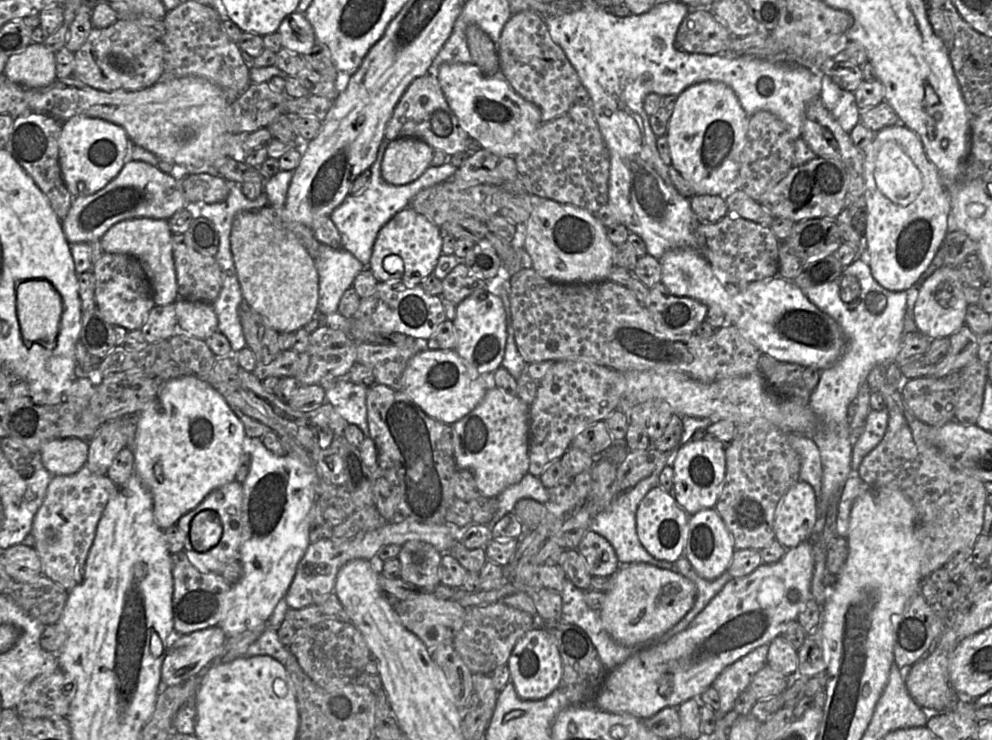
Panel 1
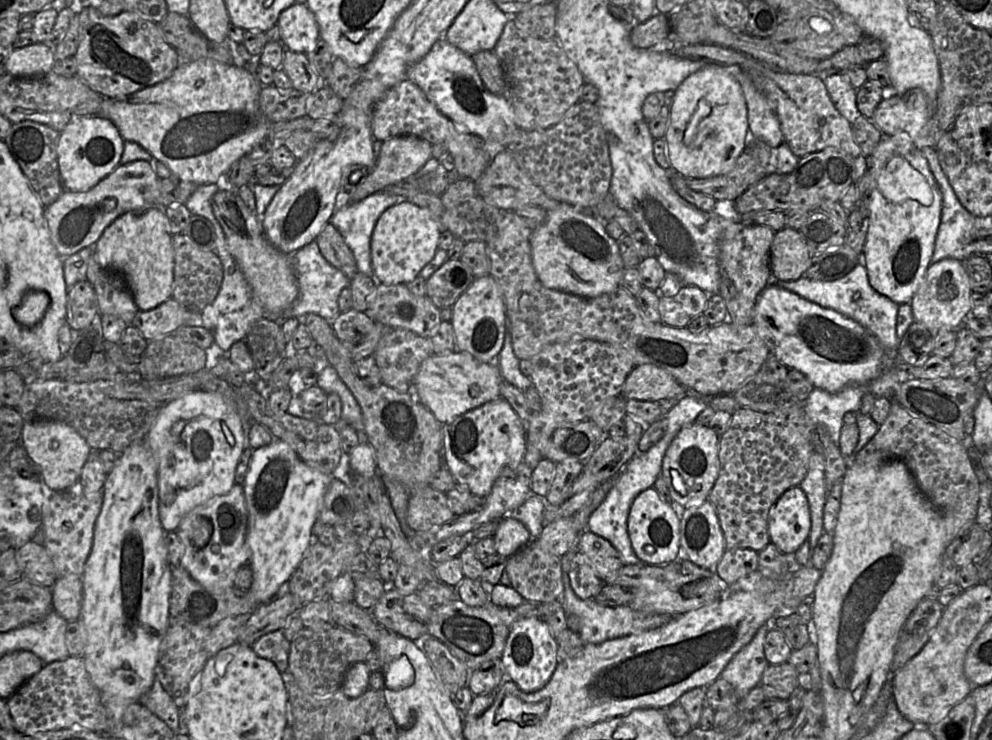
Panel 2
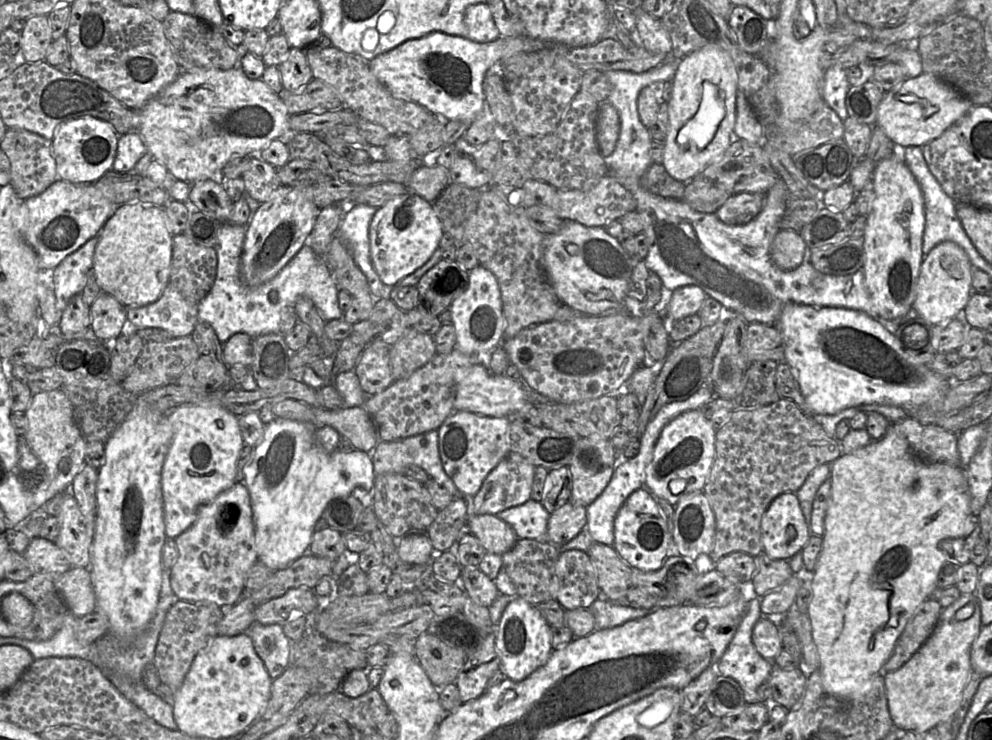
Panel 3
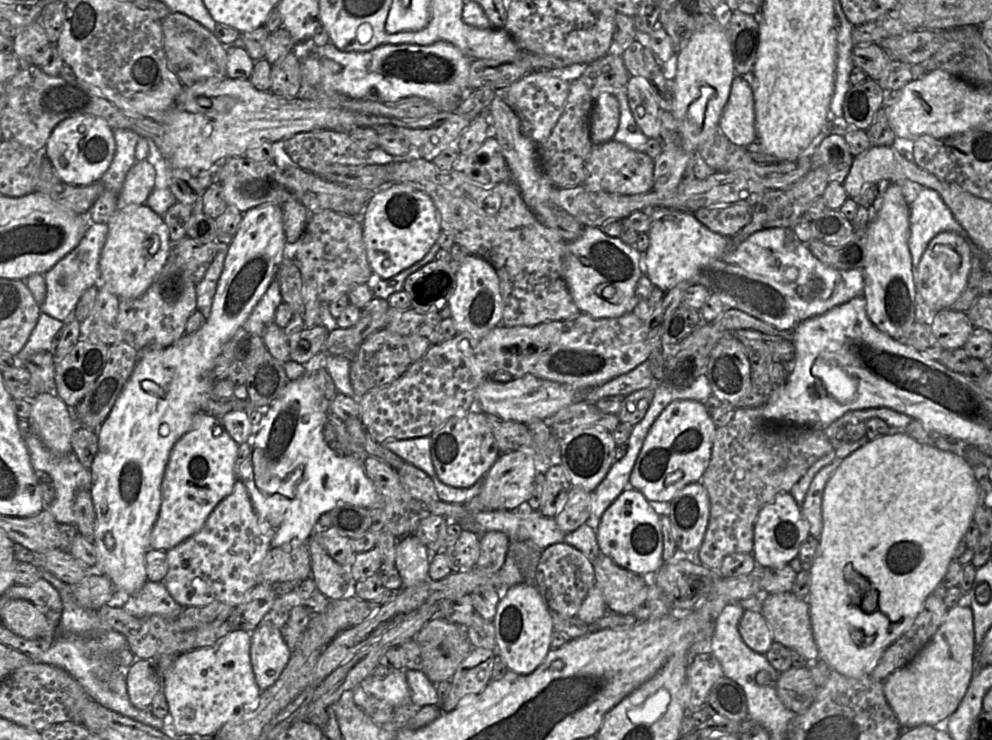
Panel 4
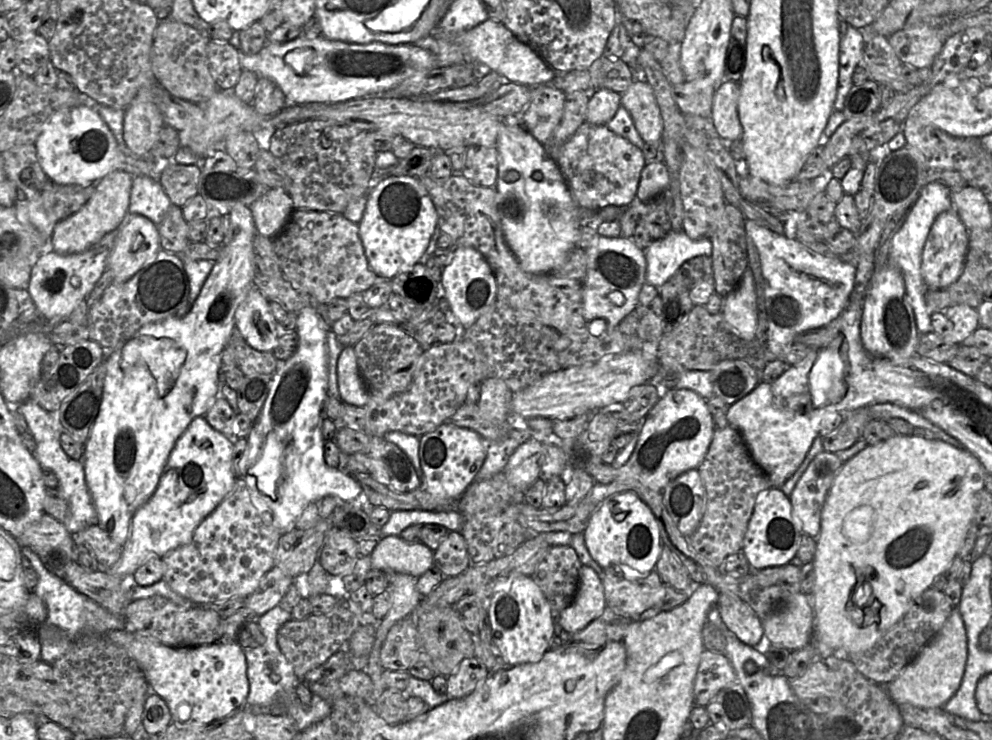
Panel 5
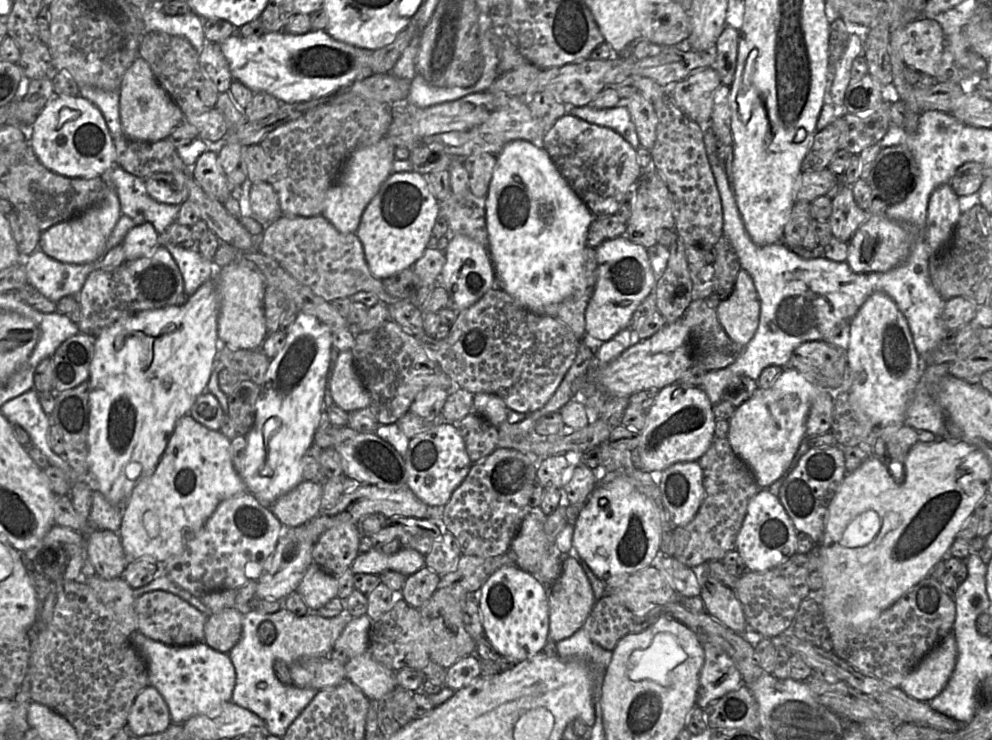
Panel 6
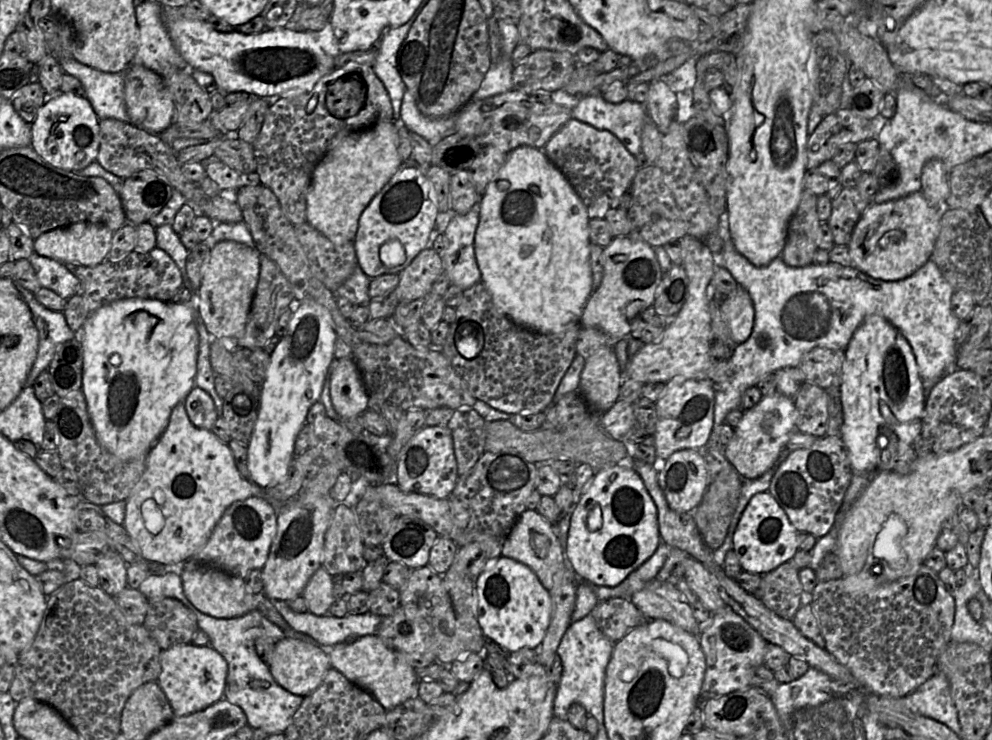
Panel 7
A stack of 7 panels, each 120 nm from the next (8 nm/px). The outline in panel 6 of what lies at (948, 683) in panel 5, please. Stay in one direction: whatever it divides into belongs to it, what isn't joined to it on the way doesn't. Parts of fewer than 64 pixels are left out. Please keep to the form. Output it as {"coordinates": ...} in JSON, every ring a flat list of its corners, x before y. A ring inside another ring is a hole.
{"coordinates":[[952,630,907,674,900,688,916,700,929,702,947,685,957,655,957,642]]}

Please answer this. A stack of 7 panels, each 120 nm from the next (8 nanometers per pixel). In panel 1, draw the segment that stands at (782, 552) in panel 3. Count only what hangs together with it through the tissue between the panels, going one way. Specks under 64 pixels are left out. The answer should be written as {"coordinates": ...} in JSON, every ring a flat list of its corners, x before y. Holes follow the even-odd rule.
{"coordinates":[[798,480,785,493,775,512,775,539,786,549,806,541,817,521,817,498,813,487]]}

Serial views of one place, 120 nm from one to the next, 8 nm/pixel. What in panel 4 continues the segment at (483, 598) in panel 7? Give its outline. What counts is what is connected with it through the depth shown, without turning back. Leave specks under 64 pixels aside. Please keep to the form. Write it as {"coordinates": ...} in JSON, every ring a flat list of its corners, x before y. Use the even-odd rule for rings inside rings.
{"coordinates":[[521,583,510,587,501,595,493,620,496,638,496,654,508,669,519,675,534,672,544,661,551,649,553,623,535,585]]}

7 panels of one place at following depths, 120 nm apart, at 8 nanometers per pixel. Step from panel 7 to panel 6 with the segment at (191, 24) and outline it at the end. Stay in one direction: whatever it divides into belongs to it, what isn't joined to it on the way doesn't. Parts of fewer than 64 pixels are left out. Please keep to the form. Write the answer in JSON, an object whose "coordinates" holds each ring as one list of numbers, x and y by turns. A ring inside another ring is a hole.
{"coordinates":[[285,30,266,31,261,36,231,35,220,43,233,80,238,80,254,93,267,92,281,103,295,103,334,95,343,87,374,75,366,63,366,50,333,39,325,30,312,30,306,34,290,34]]}

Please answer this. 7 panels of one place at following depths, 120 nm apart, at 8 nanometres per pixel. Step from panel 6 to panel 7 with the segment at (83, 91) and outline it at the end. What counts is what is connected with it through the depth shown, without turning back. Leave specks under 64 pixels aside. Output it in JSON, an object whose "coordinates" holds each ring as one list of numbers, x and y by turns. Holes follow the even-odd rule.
{"coordinates":[[58,59,63,73,76,77,82,83,85,97,99,119,113,118,129,122,124,86,126,70,109,73,70,59]]}

